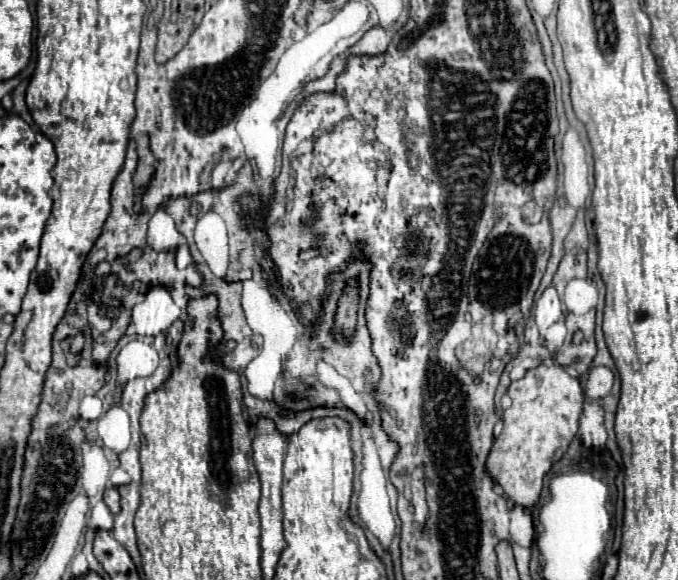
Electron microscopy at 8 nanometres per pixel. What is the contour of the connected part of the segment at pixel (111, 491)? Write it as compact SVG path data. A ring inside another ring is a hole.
M107 488L103 500L105 500L105 504L109 506L111 514L119 514L121 506L119 506L119 492L117 492L117 488Z

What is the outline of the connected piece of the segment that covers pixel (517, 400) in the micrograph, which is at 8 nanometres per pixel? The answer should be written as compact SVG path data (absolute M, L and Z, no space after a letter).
M537 366L525 378L511 382L511 408L503 412L503 430L495 438L487 458L489 476L503 488L505 496L523 508L533 508L539 500L543 476L557 462L579 428L583 390L577 378L569 376L563 366Z

